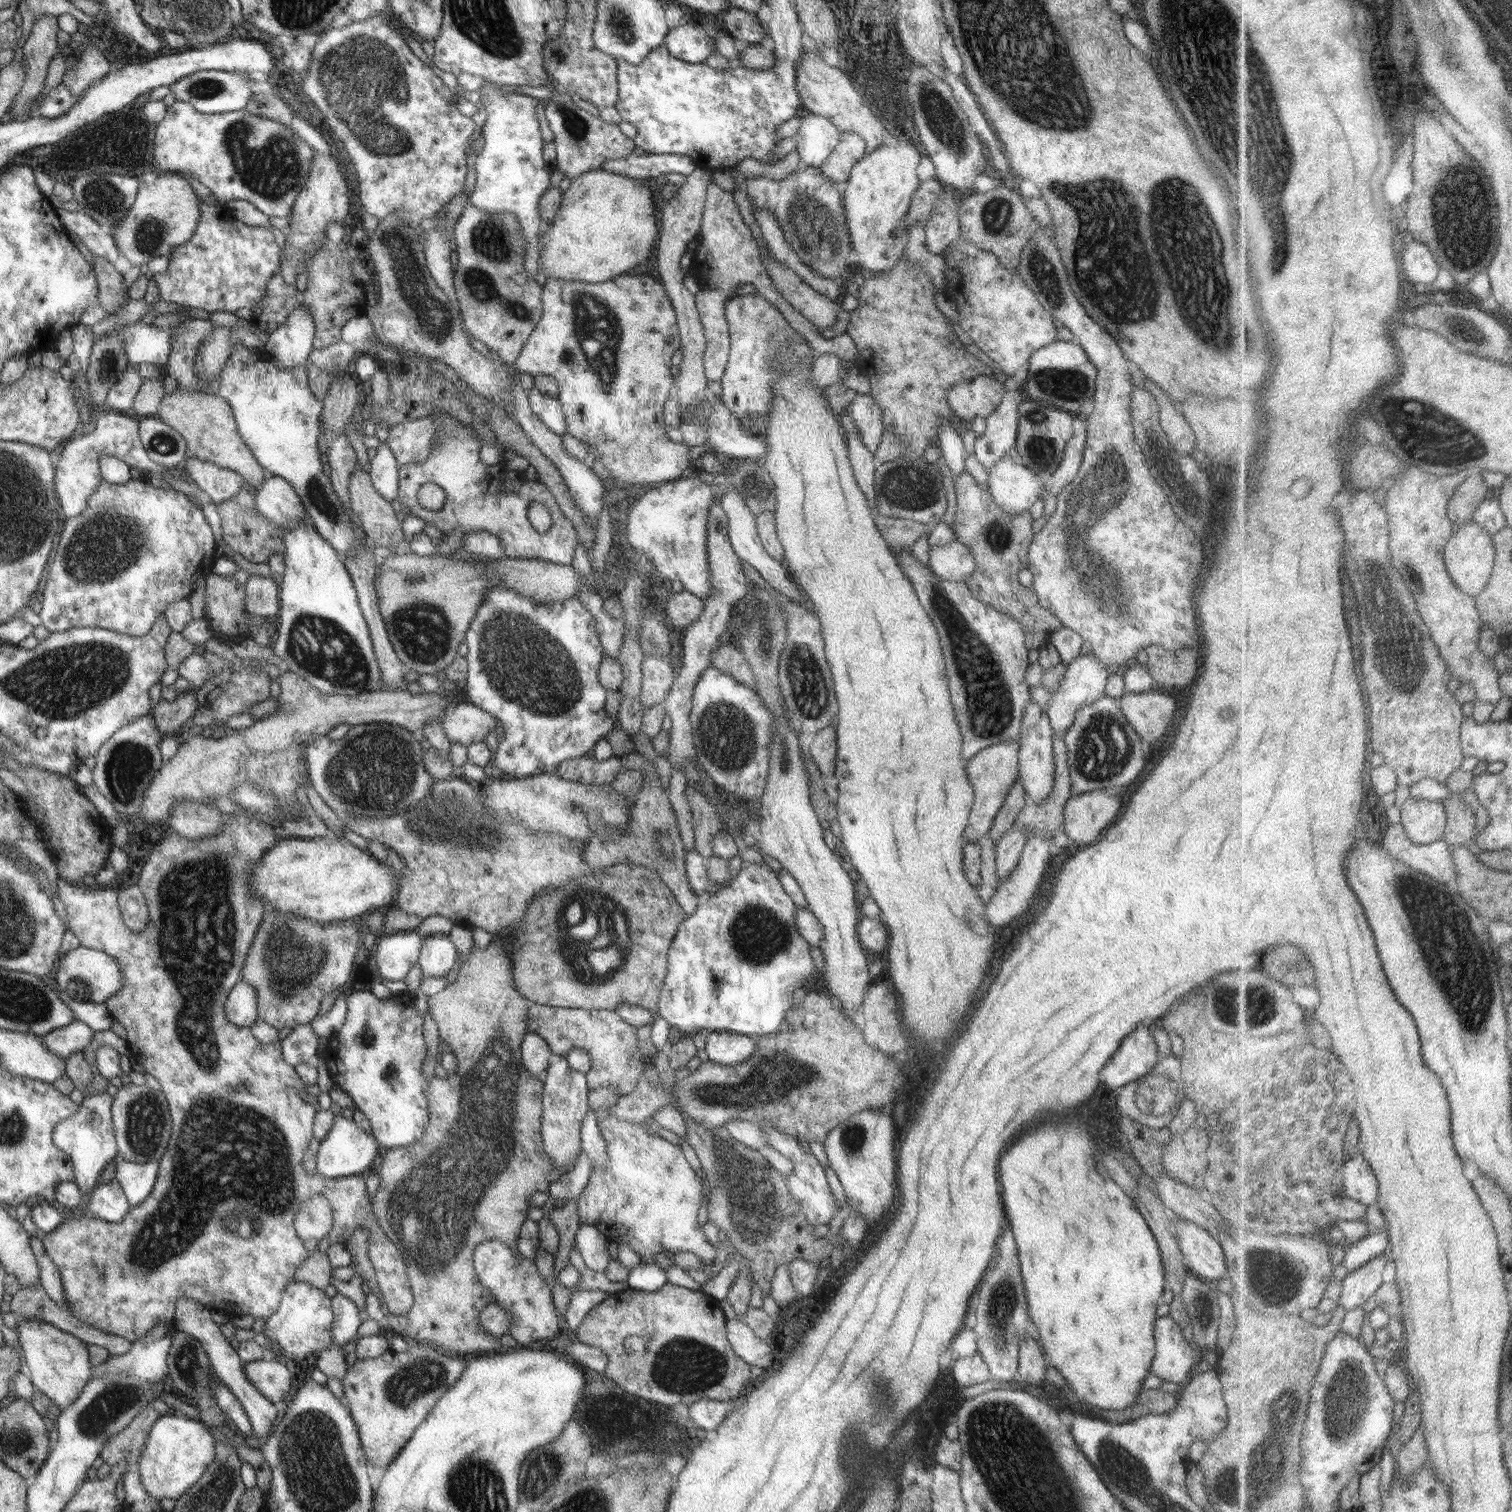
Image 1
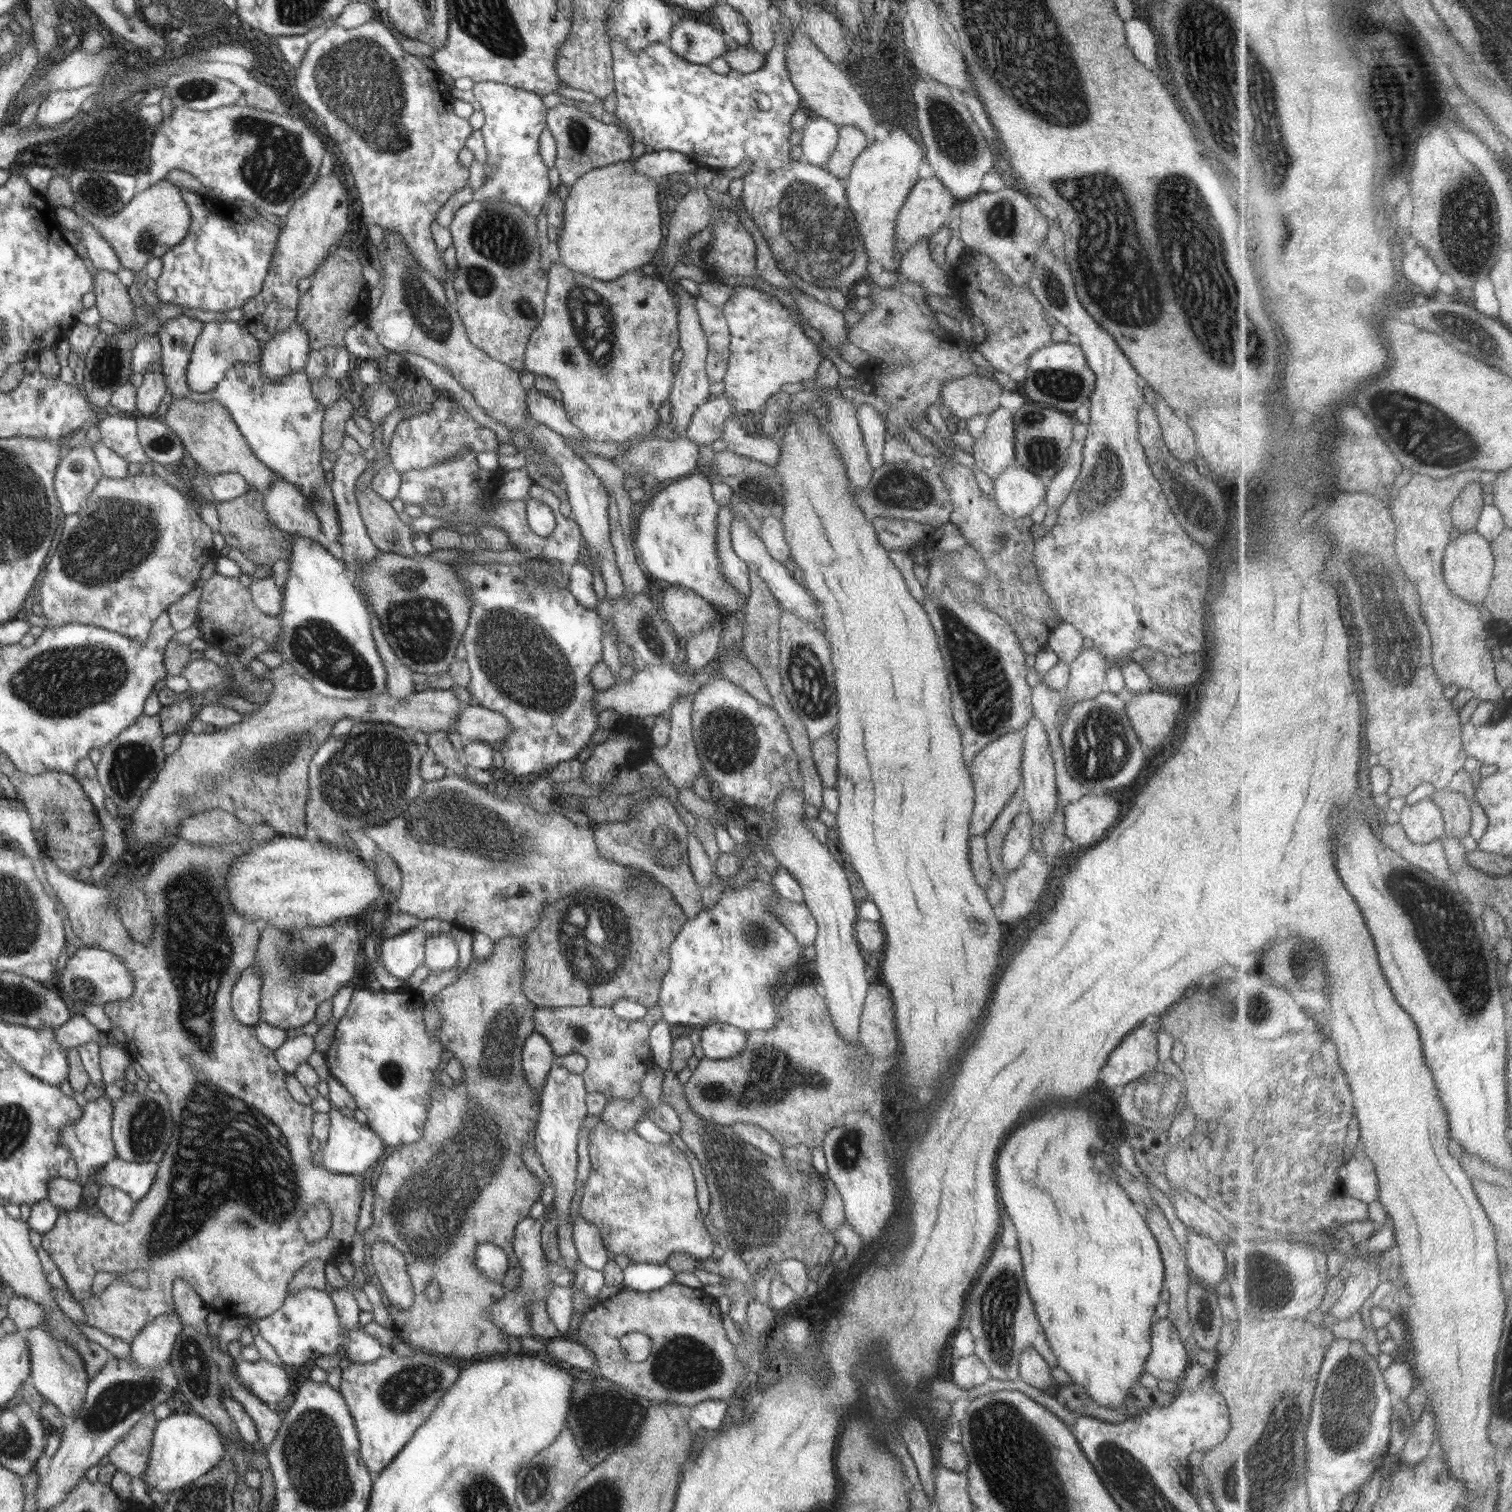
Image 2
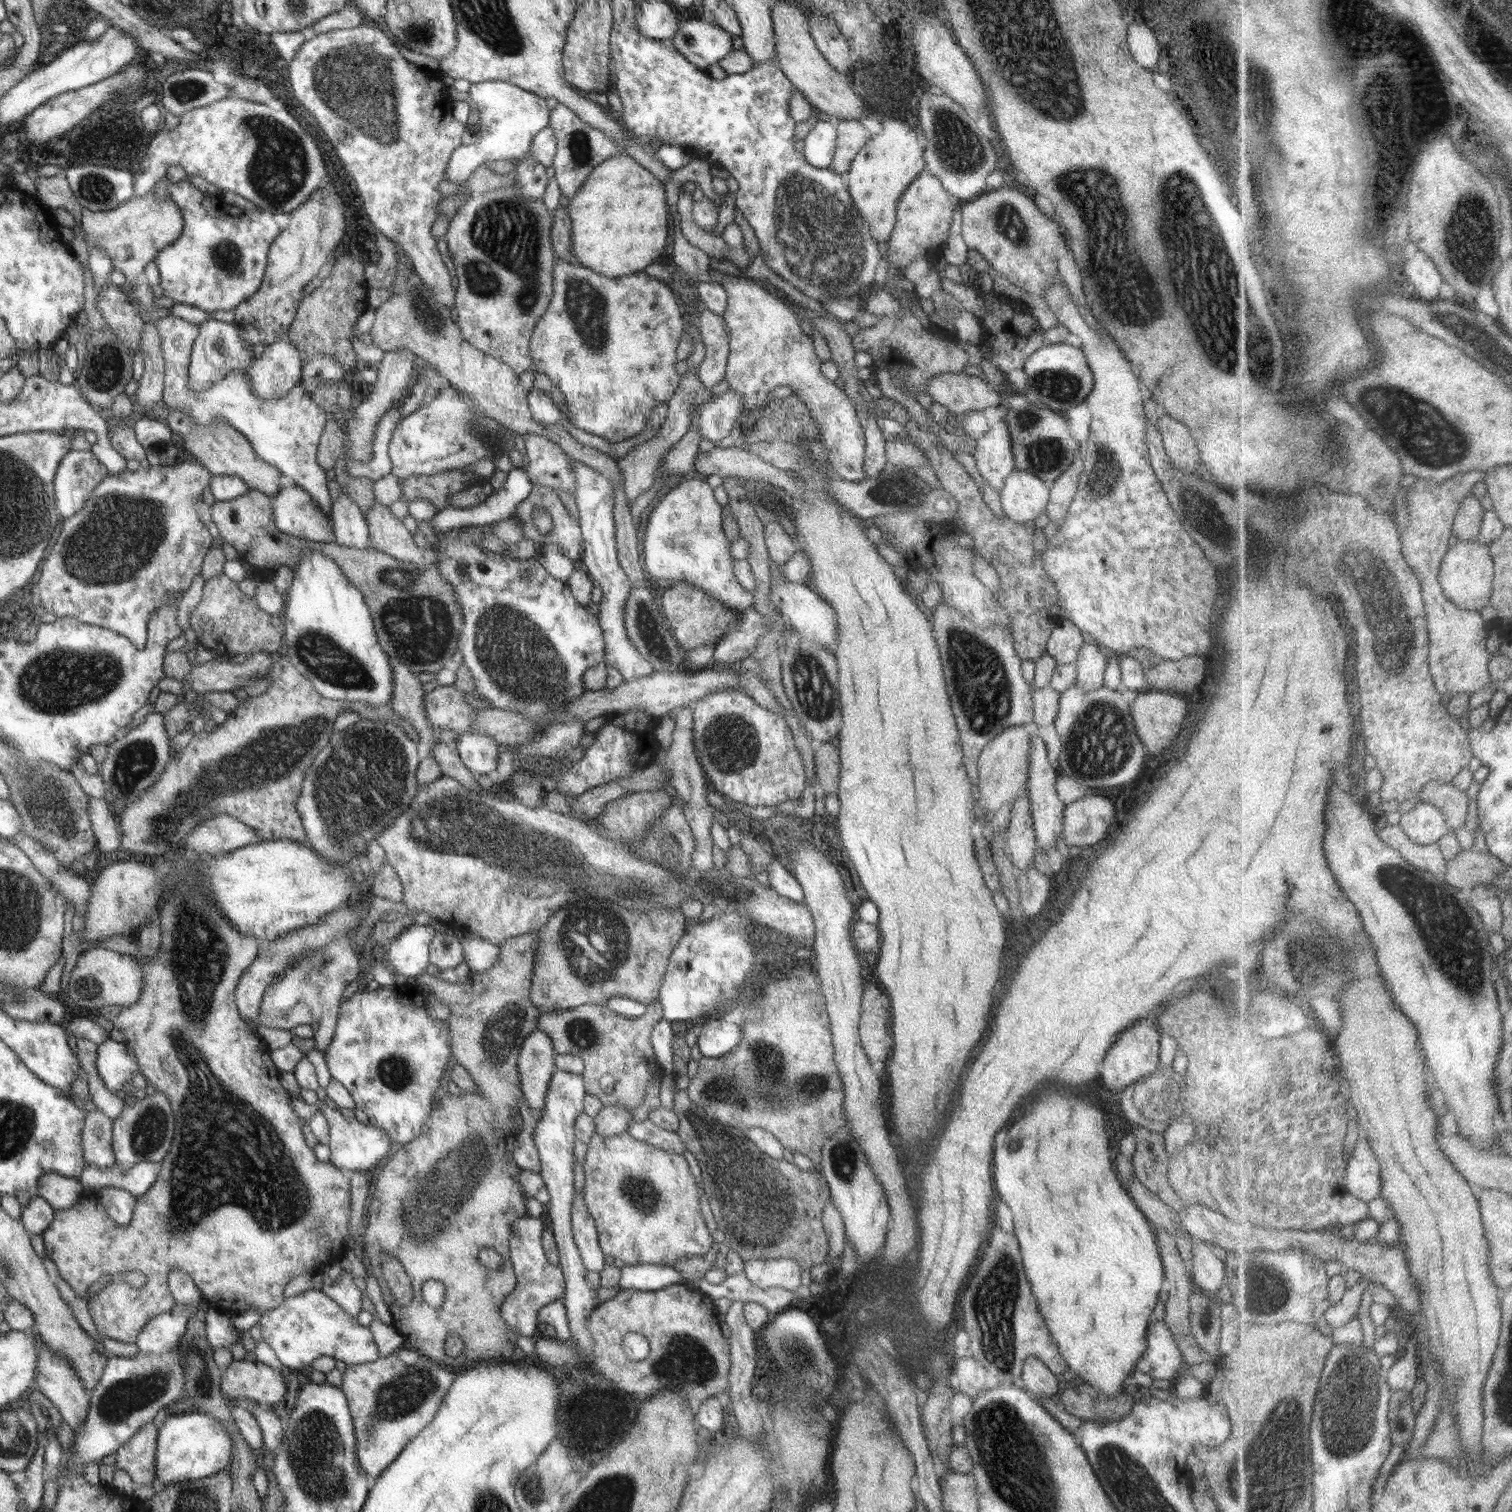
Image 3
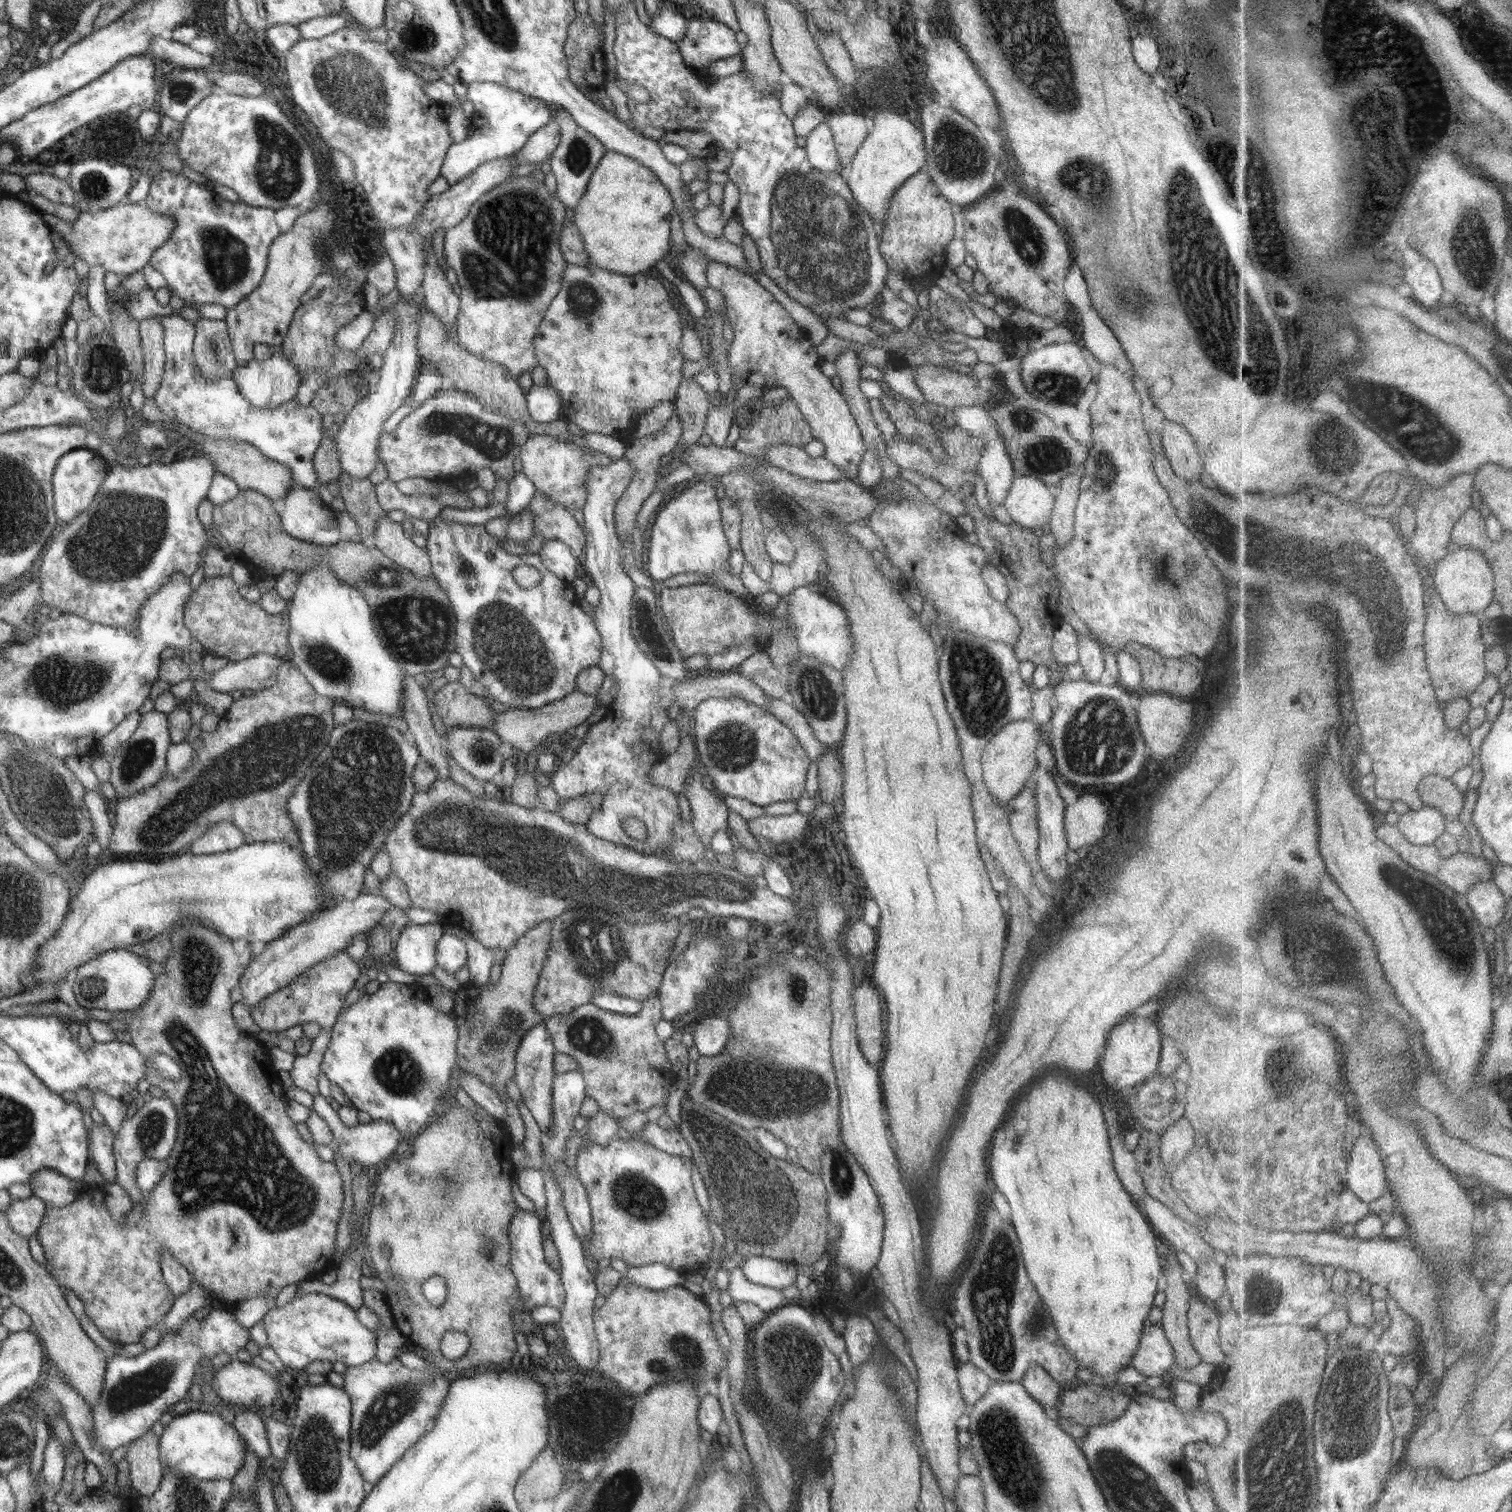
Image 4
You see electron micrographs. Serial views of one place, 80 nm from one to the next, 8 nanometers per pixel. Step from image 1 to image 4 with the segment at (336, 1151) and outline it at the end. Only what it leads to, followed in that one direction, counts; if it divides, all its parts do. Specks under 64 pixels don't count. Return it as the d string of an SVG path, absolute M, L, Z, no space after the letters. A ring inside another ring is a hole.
M318 1093L314 1098L312 1110L314 1110L324 1121L328 1124L332 1134L339 1144L340 1152L343 1154L344 1163L350 1163L353 1160L357 1160L363 1168L368 1167L368 1164L379 1164L382 1160L386 1160L392 1150L399 1148L400 1140L403 1140L404 1136L396 1127L392 1126L390 1122L384 1122L382 1120L370 1121L368 1124L358 1124L354 1129L346 1127L340 1121L338 1113L330 1105L325 1097Z

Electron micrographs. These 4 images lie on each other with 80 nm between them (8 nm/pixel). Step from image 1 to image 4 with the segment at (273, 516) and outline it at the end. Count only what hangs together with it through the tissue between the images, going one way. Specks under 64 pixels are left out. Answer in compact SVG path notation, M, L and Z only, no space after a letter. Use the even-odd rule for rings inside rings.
M296 485L282 500L281 526L294 538L316 546L344 541L335 512L316 492Z

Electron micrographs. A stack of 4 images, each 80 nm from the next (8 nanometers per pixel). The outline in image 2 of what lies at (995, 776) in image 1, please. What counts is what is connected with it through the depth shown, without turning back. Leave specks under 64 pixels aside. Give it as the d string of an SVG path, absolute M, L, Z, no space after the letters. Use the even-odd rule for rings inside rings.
M1013 730L989 742L971 762L969 772L975 788L975 807L969 824L971 836L984 836L1021 787L1023 748L1023 731Z

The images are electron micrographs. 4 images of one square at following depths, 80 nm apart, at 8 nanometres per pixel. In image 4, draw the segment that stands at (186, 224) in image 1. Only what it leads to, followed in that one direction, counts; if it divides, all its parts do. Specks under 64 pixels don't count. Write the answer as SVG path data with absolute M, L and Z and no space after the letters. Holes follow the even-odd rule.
M145 201L139 203L122 202L101 211L89 209L82 212L75 221L67 222L64 219L45 213L46 222L53 227L56 233L60 233L62 238L70 245L76 258L81 258L92 268L95 264L101 264L105 272L114 274L131 275L142 271L146 265L150 264L153 254L169 240L176 229L176 218L165 213L158 213L150 210Z

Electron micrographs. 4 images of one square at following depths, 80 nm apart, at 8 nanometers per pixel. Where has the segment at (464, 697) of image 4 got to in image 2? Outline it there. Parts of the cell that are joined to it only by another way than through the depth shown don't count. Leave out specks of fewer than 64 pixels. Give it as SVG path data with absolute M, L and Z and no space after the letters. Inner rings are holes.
M286 660L268 670L264 678L273 683L272 693L265 703L255 704L252 713L242 714L240 722L213 731L206 729L200 733L189 730L184 732L180 747L174 753L170 753L156 781L141 798L141 804L124 821L125 830L130 828L133 832L133 851L156 846L160 840L176 834L178 828L181 828L181 821L191 814L214 809L230 813L237 808L250 808L258 812L265 824L271 826L273 831L282 837L304 838L309 829L305 822L306 804L310 798L308 764L318 748L324 744L324 740L332 736L332 727L338 720L351 718L354 721L390 723L411 733L420 730L428 735L439 730L453 731L462 709L466 706L450 689L429 688L422 692L415 691L403 700L397 700L387 692L368 698L328 698L319 692L309 679L302 678Z

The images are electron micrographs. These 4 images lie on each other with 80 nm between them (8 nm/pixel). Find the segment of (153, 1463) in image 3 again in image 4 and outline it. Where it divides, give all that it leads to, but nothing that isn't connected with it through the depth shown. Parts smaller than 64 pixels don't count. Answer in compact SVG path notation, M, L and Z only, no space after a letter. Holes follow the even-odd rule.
M151 1430L144 1437L130 1443L124 1460L129 1463L130 1485L132 1489L143 1496L150 1496L156 1492L160 1482L162 1482L165 1470L164 1466L162 1466L159 1438Z

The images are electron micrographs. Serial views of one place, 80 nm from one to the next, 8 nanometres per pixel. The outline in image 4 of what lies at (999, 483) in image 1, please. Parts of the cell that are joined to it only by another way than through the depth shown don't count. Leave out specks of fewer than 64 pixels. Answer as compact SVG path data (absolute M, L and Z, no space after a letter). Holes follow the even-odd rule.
M1017 474L1002 506L1015 524L1026 529L1042 529L1050 521L1054 496L1045 482Z

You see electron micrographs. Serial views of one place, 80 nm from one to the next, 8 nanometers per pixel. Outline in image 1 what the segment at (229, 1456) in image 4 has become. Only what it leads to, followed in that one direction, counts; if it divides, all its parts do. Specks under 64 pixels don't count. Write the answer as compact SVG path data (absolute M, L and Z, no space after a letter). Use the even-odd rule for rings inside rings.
M183 1413L162 1415L154 1424L149 1438L145 1442L145 1448L142 1448L142 1455L138 1461L138 1470L144 1486L144 1490L156 1501L162 1499L178 1500L182 1494L186 1493L190 1487L194 1487L205 1475L210 1465L213 1465L214 1458L217 1457L216 1442L208 1427L202 1421L190 1419Z

